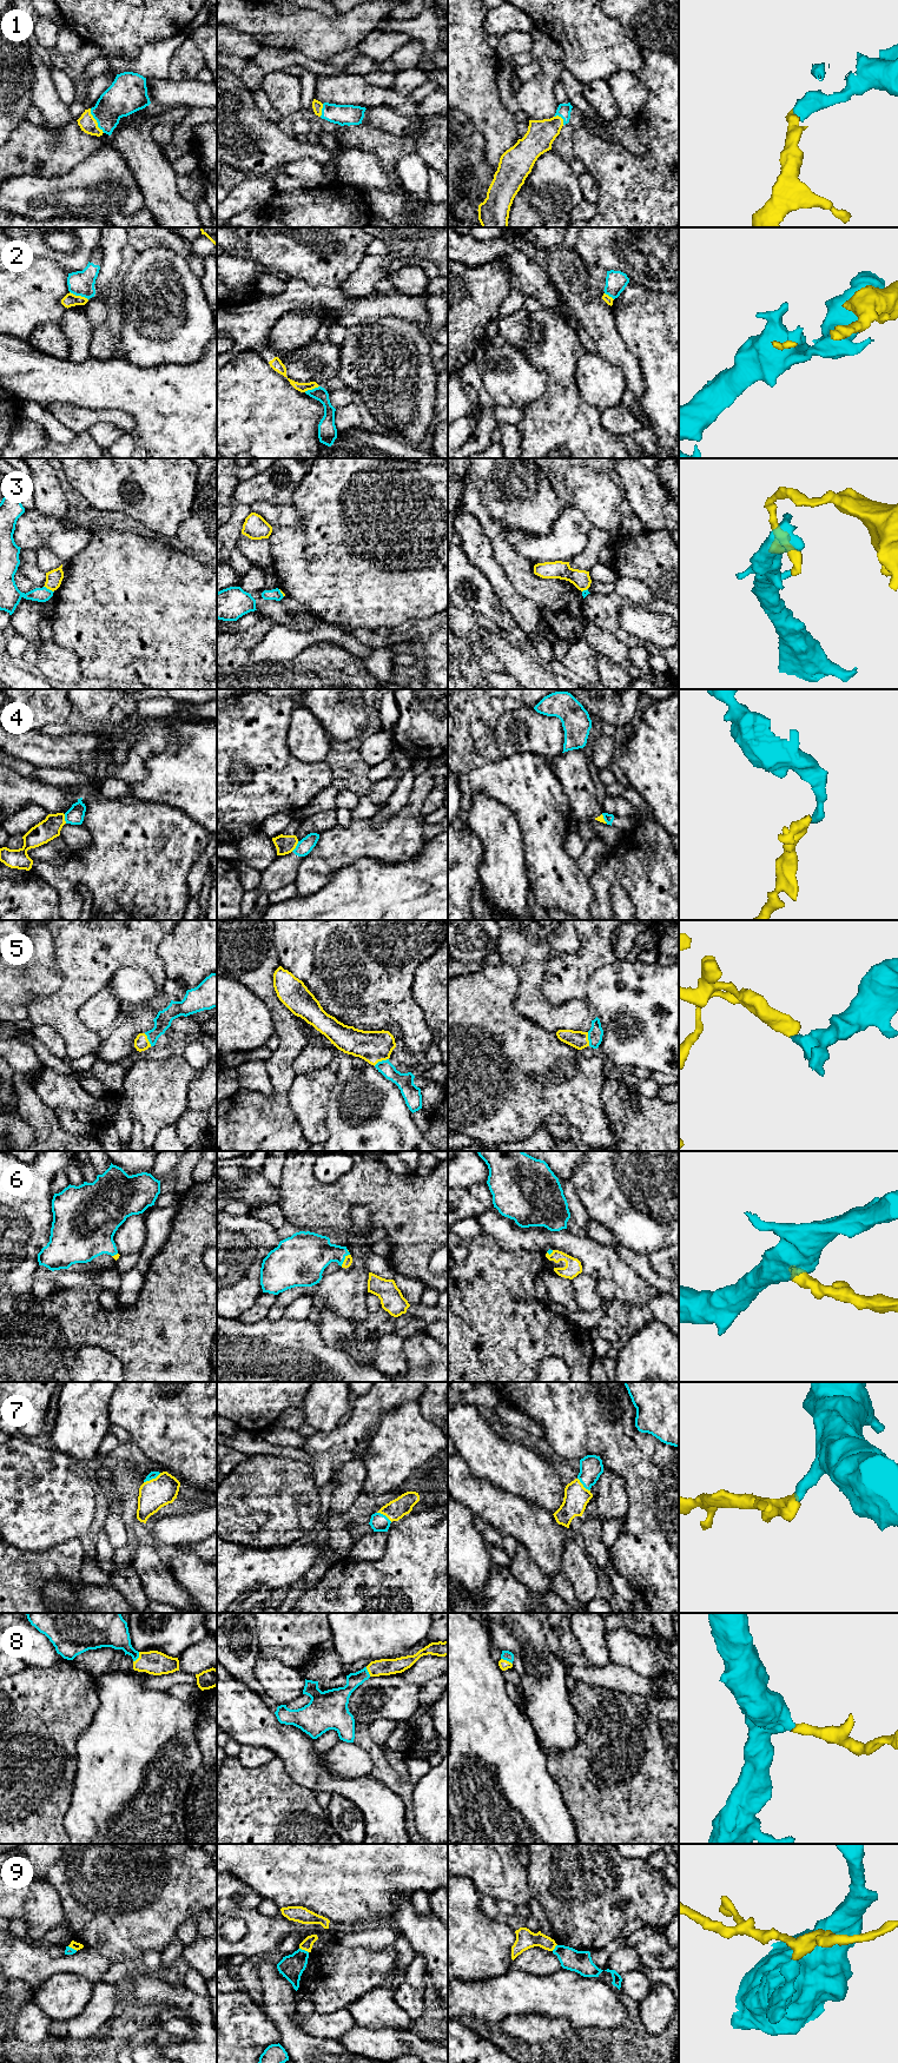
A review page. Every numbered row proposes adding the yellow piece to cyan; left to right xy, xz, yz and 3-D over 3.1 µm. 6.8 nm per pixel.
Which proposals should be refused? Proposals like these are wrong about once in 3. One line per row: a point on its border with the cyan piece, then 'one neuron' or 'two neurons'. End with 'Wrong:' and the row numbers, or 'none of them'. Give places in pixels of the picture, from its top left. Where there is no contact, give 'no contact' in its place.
1: contact xy (96, 119); one neuron
2: contact xy (79, 295); two neurons
3: contact xy (48, 589); two neurons
4: contact xz (296, 846); two neurons
5: contact xz (381, 1062); one neuron
6: contact xz (344, 1258); one neuron
7: contact xy (152, 1478); one neuron
8: contact yz (507, 1660); one neuron
9: contact xz (304, 1950); two neurons
Wrong: 2, 3, 4, 9

